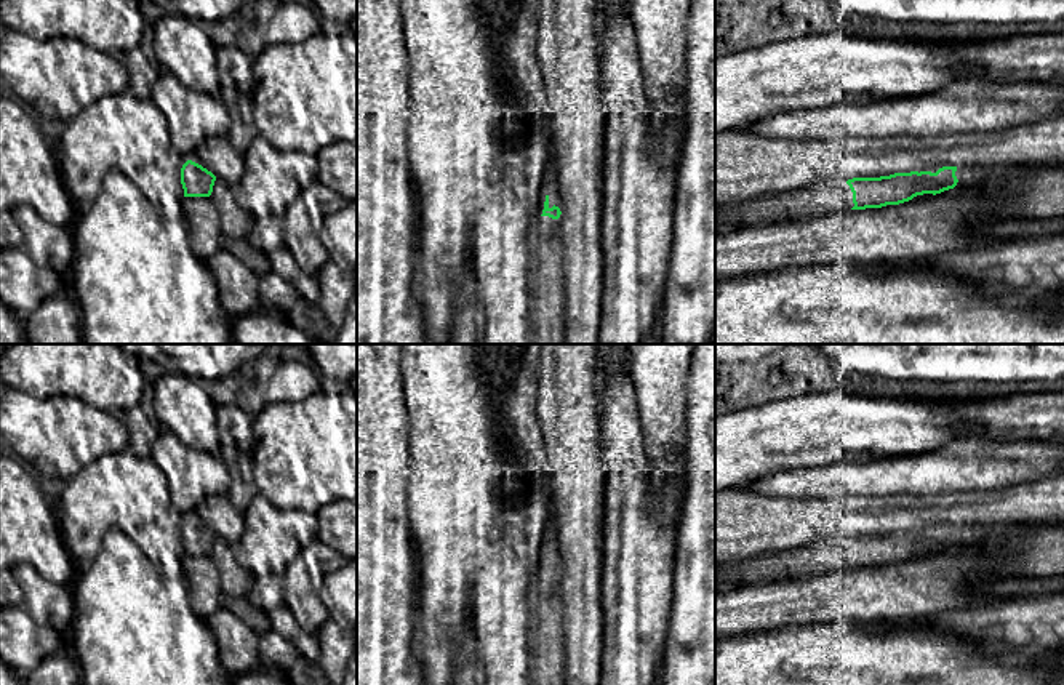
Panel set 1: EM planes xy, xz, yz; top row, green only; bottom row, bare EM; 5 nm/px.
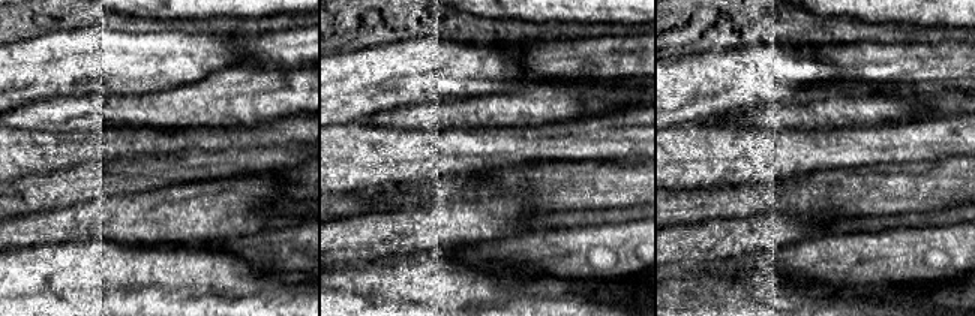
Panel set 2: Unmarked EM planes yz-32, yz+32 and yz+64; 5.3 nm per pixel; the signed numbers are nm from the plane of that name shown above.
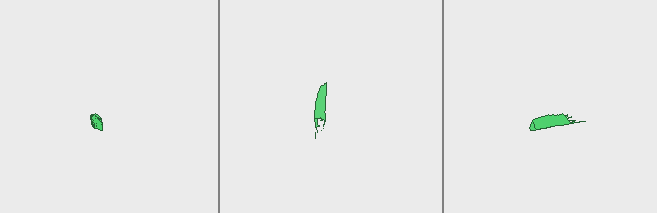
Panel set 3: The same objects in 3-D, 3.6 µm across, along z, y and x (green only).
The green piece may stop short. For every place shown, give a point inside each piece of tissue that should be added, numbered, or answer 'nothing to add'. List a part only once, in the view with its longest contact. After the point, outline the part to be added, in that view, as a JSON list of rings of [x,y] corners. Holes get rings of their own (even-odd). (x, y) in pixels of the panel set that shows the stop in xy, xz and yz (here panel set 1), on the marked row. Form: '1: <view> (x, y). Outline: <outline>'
1: xz (546, 279). Outline: [[[541,216],[531,242],[533,344],[565,344],[563,250],[558,219]]]
2: yz (824, 197). Outline: [[[821,181],[811,187],[715,206],[715,234],[806,221],[834,211],[848,211],[853,206],[853,192],[846,181]]]

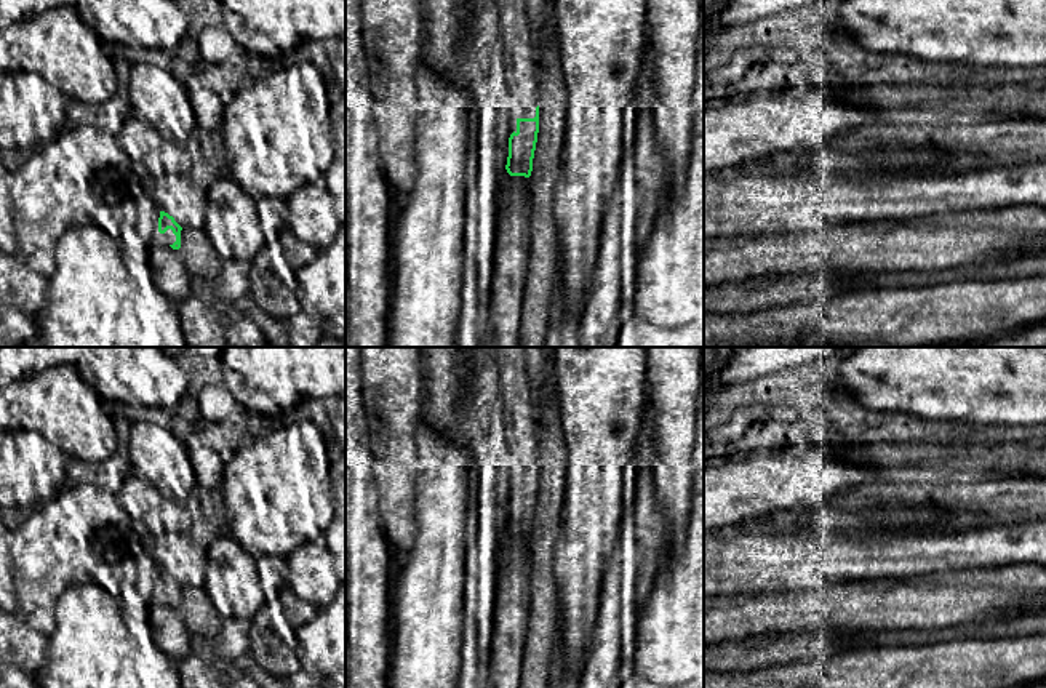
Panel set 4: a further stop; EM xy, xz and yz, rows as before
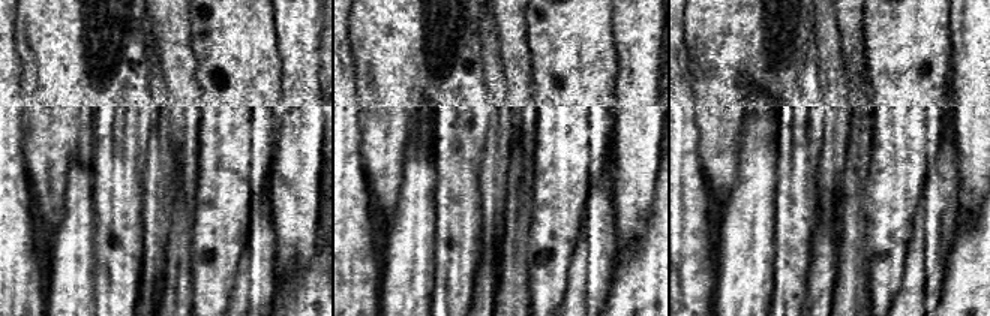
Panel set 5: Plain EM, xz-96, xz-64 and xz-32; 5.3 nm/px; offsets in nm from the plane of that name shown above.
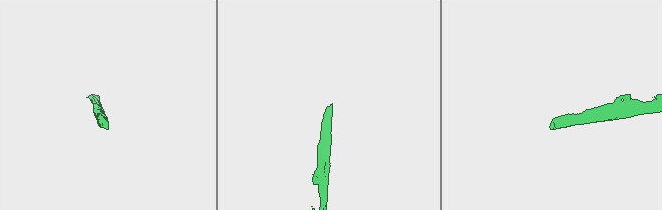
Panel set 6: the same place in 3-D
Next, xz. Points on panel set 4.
1: xz (520, 58). Outline: [[[497,0],[505,83],[517,118],[534,118],[539,106],[537,62],[526,0]]]

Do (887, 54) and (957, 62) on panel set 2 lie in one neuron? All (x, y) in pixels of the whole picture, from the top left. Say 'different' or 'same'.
same

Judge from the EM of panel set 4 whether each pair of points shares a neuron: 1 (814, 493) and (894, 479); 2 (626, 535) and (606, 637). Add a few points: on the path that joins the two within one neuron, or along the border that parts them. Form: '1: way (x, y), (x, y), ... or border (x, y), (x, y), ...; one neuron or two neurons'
1: border (885, 471), (883, 484); two neurons
2: way (624, 560), (619, 612); one neuron

